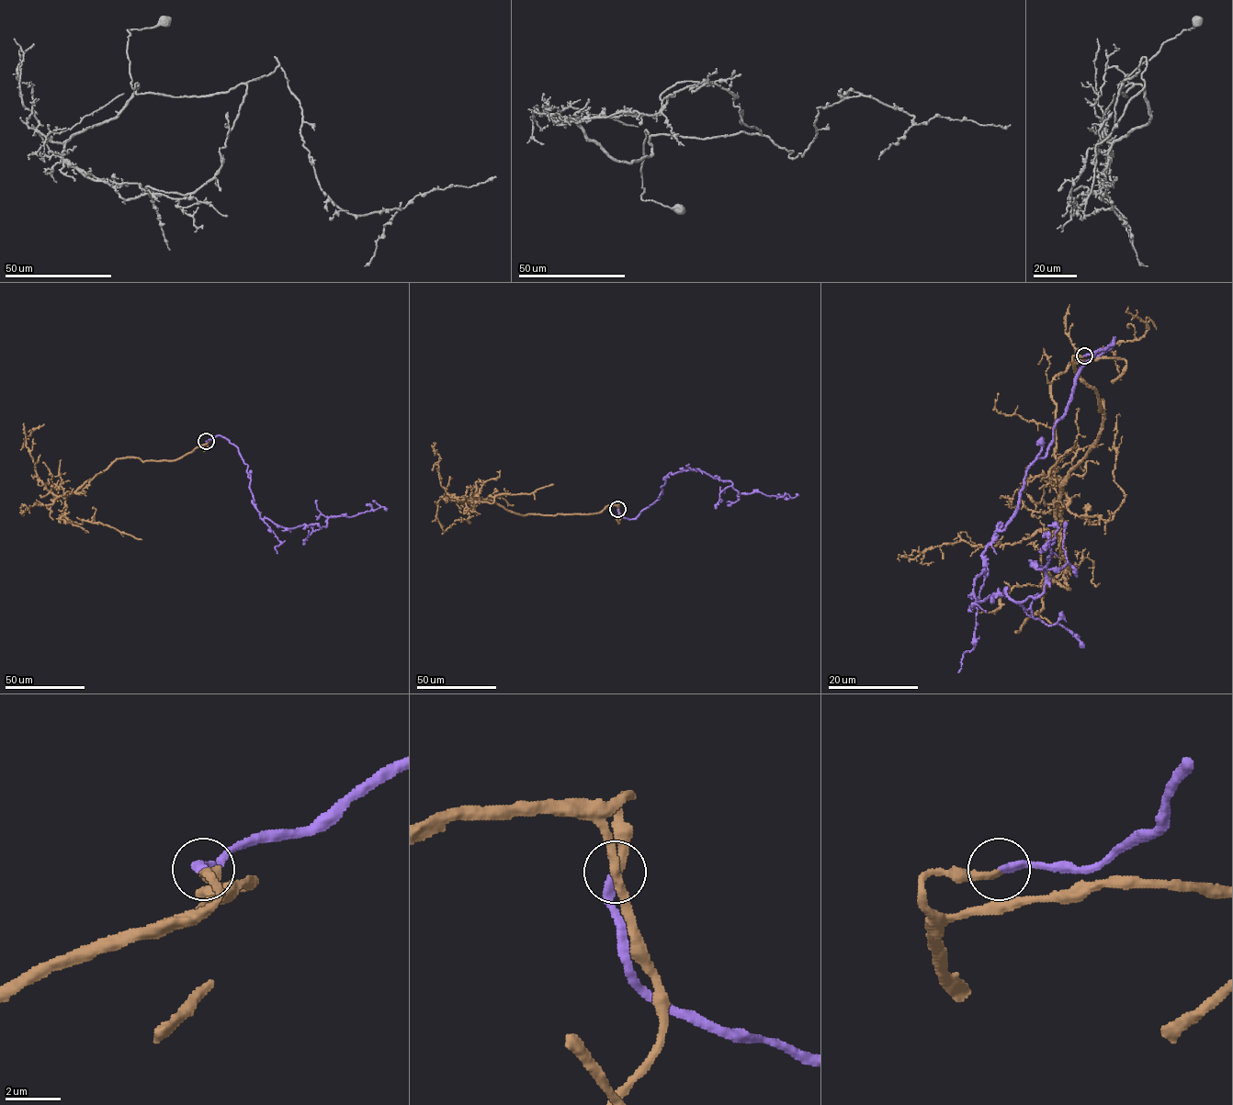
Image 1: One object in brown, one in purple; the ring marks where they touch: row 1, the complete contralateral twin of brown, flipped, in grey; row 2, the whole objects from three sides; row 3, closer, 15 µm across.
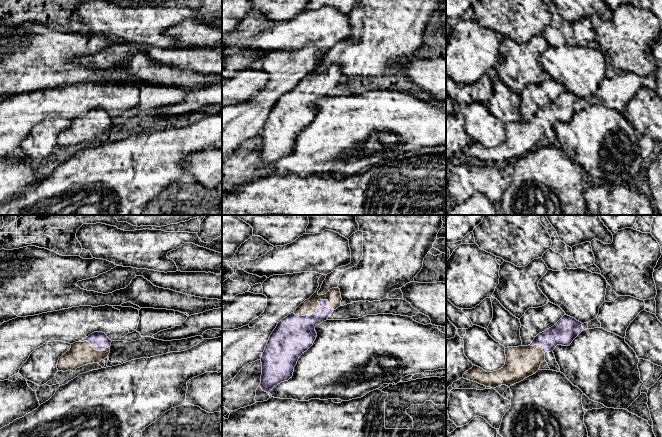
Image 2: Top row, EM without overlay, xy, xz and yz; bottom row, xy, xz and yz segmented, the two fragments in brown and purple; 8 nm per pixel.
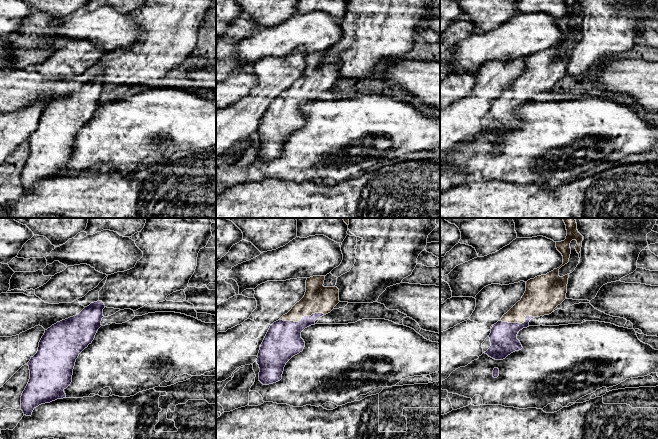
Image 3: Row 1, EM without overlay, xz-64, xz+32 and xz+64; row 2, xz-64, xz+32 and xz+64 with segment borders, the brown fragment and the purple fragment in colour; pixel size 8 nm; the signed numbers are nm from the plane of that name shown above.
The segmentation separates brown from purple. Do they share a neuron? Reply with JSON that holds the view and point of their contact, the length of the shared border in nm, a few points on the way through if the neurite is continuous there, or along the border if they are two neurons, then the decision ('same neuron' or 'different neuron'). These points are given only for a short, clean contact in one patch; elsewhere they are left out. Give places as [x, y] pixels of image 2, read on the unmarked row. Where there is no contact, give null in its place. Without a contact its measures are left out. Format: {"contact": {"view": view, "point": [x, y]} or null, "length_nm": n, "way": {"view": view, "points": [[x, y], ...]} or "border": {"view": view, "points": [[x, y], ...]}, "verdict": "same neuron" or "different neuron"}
{"contact": {"view": "xz", "point": [318, 82]}, "length_nm": 340, "way": {"view": "xz", "points": [[308, 83], [318, 82], [298, 106]]}, "verdict": "same neuron"}

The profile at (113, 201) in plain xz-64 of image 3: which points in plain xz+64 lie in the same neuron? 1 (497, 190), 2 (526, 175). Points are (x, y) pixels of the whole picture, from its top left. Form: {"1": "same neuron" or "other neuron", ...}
{"1": "same neuron", "2": "other neuron"}

